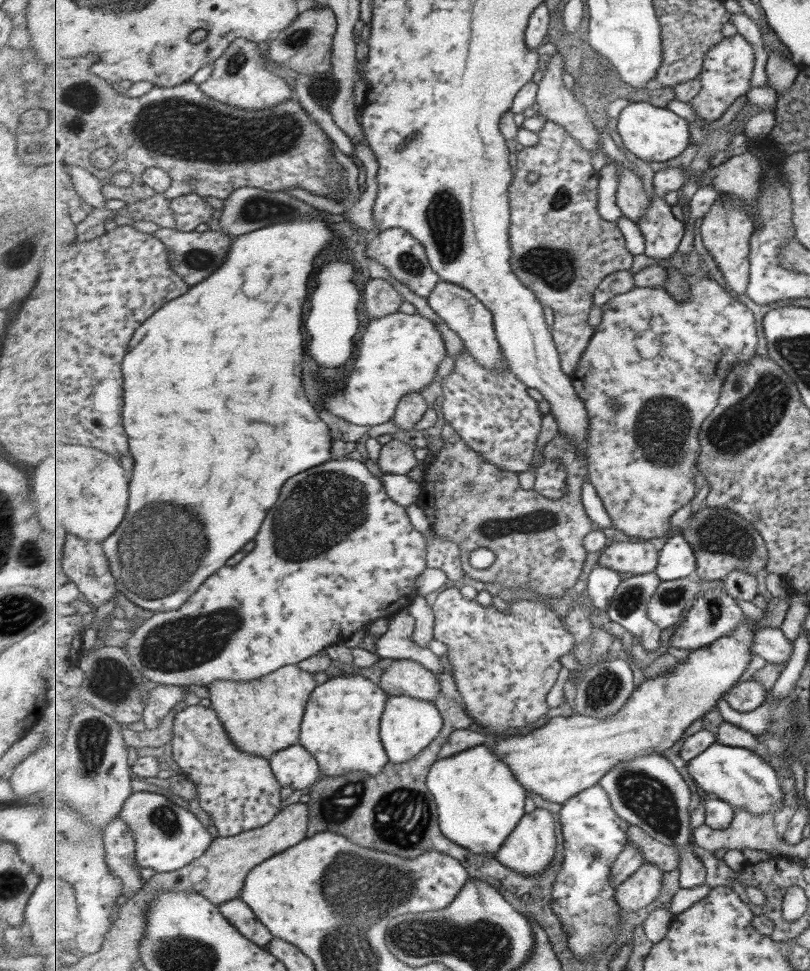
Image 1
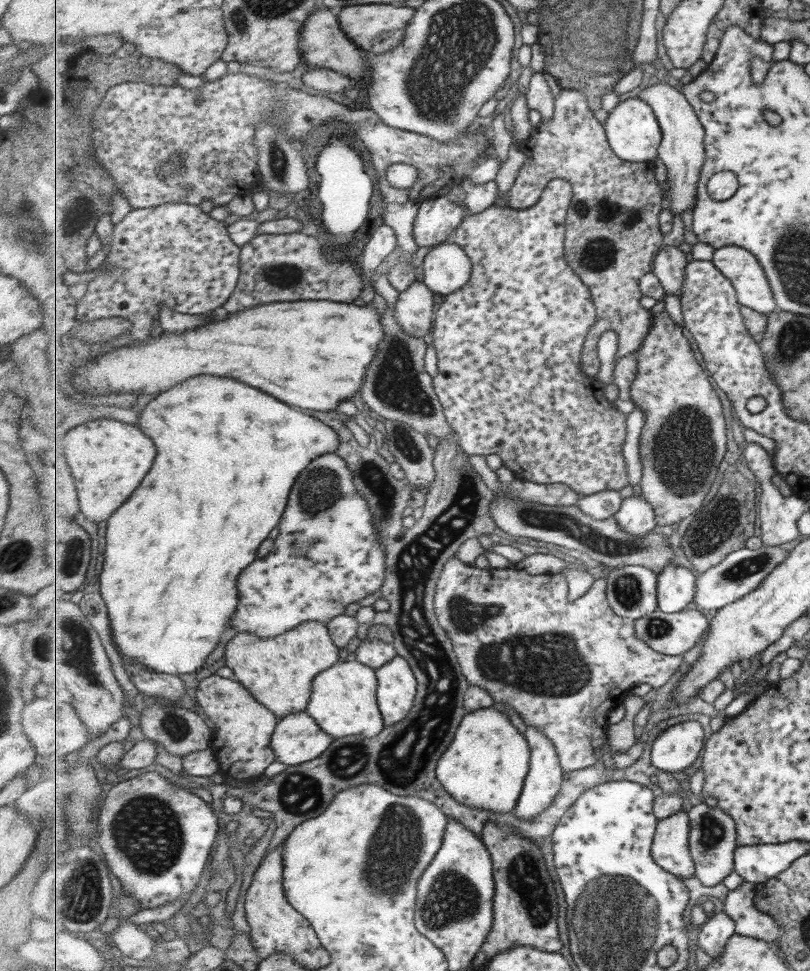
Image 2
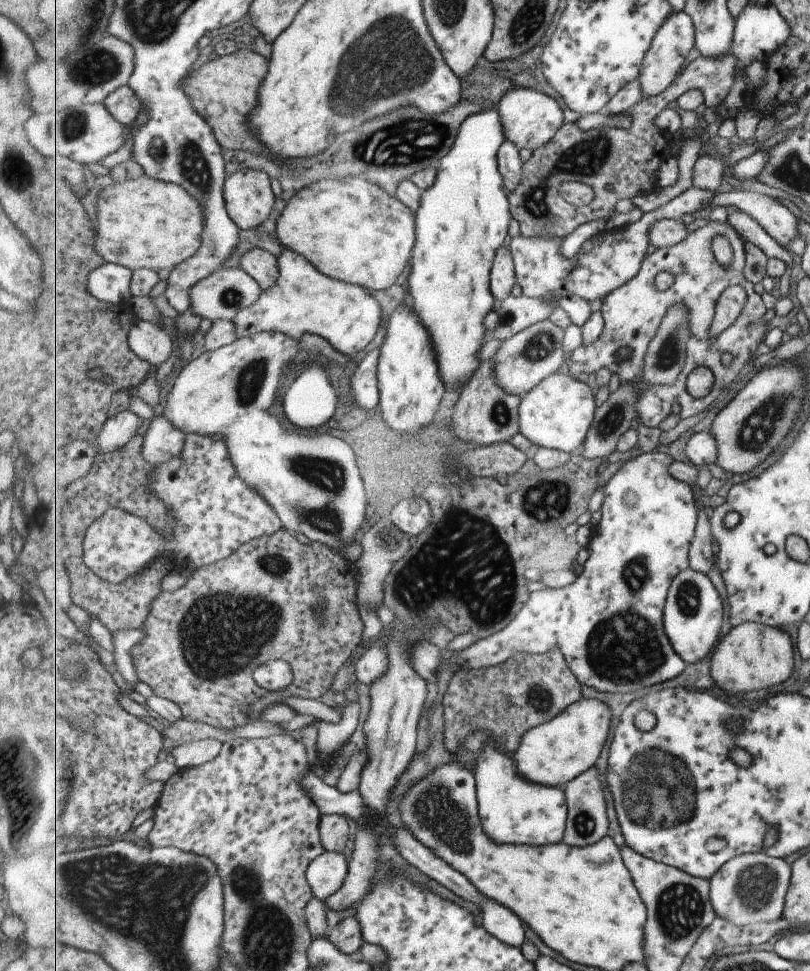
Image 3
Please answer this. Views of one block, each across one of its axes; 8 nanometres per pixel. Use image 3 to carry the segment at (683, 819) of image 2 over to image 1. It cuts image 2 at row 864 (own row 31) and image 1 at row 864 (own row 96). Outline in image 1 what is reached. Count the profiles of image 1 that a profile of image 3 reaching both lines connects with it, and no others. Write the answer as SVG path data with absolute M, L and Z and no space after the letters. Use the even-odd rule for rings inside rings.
M643 863L631 878L620 884L616 899L622 913L632 913L651 904L661 894L665 872L656 864Z

